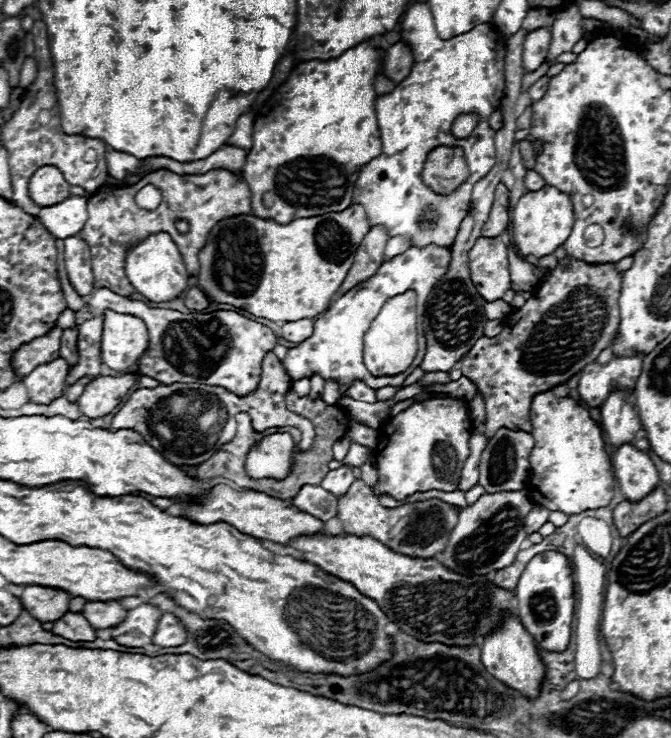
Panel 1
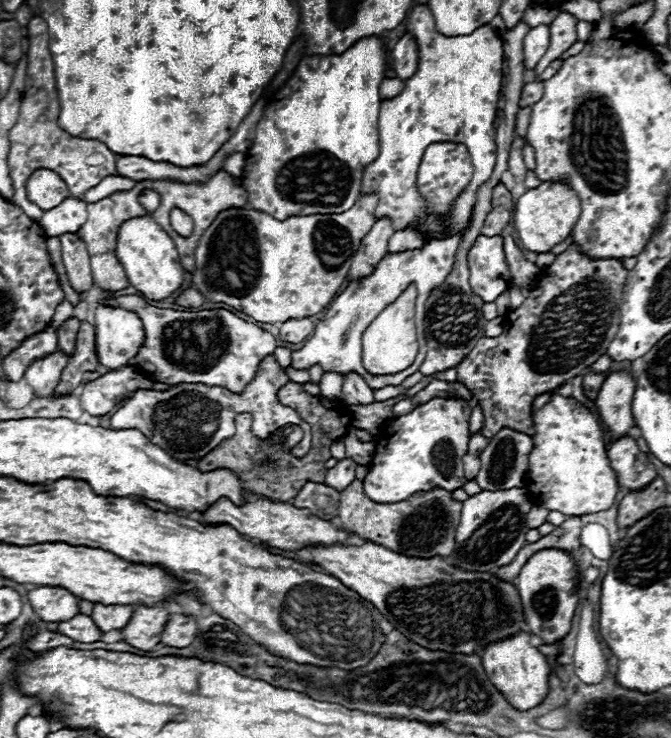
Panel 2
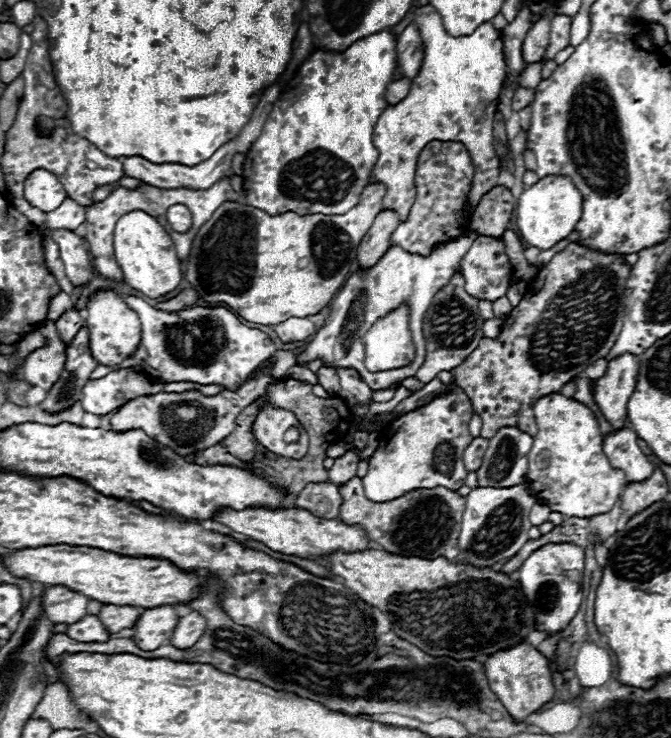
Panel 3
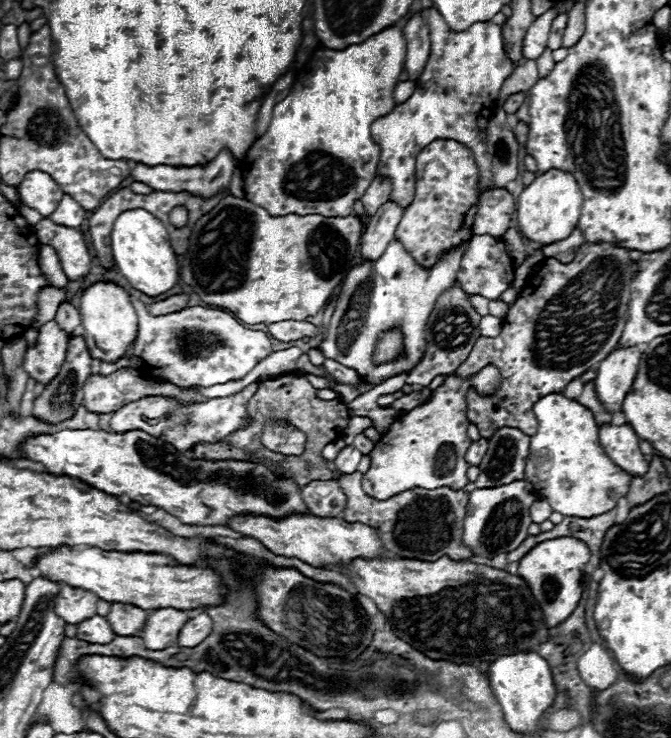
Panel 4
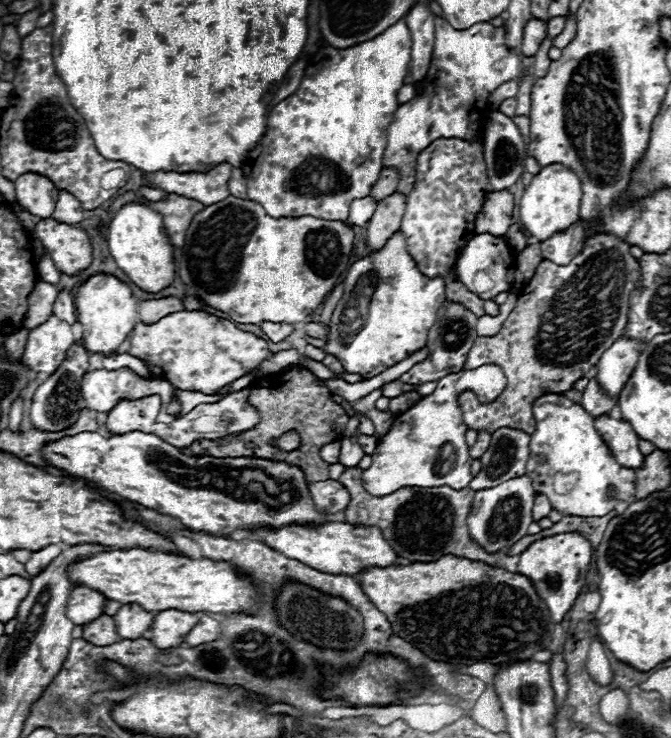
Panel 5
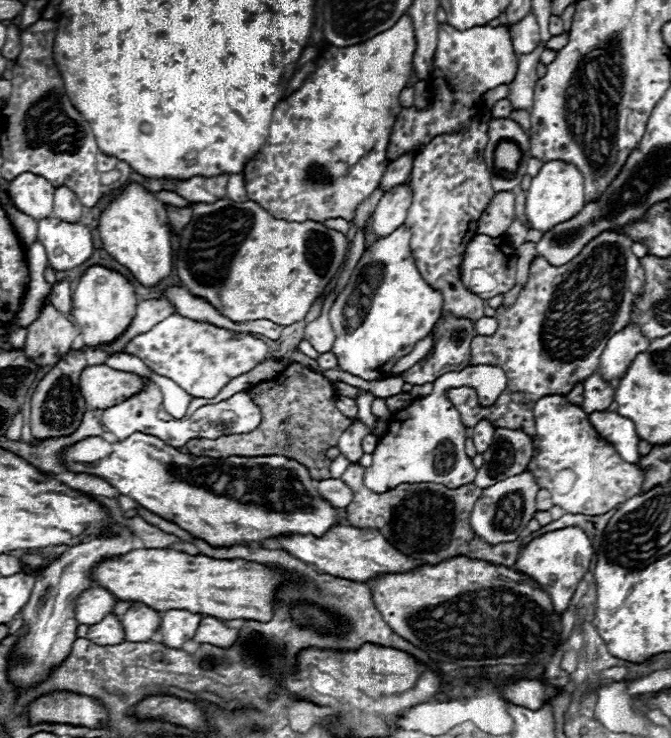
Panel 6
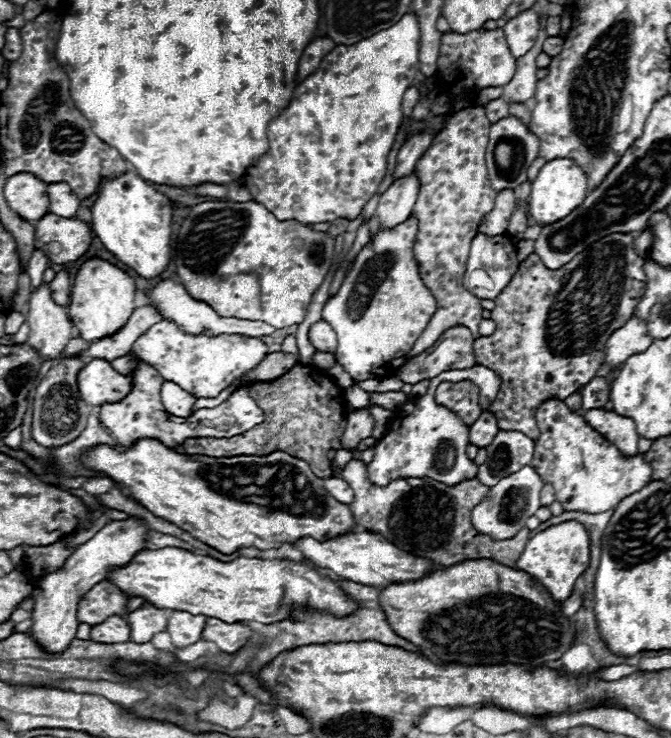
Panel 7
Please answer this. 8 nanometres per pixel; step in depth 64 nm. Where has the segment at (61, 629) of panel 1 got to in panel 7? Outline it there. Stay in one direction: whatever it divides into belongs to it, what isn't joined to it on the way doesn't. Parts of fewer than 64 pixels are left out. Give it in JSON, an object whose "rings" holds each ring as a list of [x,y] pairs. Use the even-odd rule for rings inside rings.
{"rings":[[[122,616],[106,618],[104,622],[92,626],[90,630],[90,640],[94,642],[118,644],[118,642],[128,642],[128,638],[130,638],[130,628]]]}

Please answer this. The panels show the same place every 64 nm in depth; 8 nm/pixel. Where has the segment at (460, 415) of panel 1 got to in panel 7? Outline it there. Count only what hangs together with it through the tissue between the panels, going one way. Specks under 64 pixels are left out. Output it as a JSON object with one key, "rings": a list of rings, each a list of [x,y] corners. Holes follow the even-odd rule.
{"rings":[[[472,366],[466,370],[448,370],[430,380],[428,394],[410,400],[404,406],[398,406],[392,414],[388,432],[374,446],[374,460],[368,464],[368,480],[376,486],[388,486],[400,478],[432,478],[444,482],[446,486],[456,486],[464,480],[476,478],[478,466],[466,456],[468,430],[452,410],[434,402],[434,392],[440,382],[462,382],[470,380],[479,388],[479,405],[486,411],[495,400],[501,379],[494,370],[486,366]]]}

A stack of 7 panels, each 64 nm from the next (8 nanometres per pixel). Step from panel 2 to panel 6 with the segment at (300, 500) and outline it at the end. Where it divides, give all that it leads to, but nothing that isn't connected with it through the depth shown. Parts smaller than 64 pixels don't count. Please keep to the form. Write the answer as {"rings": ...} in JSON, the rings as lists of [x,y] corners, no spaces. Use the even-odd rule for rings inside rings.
{"rings":[[[328,478],[318,482],[318,492],[324,500],[328,500],[334,508],[346,508],[352,502],[352,490],[338,480],[338,478]]]}

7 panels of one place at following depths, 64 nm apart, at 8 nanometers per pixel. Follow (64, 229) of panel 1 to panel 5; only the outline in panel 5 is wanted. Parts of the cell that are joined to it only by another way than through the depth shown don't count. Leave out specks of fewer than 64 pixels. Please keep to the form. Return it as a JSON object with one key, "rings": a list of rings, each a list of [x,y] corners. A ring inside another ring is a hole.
{"rings":[[[60,190],[60,196],[58,196],[58,202],[56,202],[56,210],[52,214],[52,218],[60,224],[70,224],[70,226],[76,226],[84,220],[82,216],[82,206],[80,202],[66,190]]]}

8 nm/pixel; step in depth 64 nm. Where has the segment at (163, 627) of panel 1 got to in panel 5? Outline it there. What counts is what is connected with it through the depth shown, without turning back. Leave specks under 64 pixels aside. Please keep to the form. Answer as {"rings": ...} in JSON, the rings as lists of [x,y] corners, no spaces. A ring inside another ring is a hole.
{"rings":[[[204,614],[204,616],[196,622],[196,626],[186,634],[184,642],[186,642],[188,646],[198,646],[198,644],[204,644],[204,642],[212,642],[212,640],[216,640],[216,638],[220,638],[218,622],[216,622],[214,618],[210,618],[210,616]]]}

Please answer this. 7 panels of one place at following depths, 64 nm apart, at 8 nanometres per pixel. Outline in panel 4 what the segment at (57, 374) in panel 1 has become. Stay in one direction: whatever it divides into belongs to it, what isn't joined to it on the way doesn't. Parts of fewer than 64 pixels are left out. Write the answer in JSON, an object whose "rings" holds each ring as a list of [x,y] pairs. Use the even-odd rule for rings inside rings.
{"rings":[[[56,320],[42,324],[38,330],[38,344],[28,348],[24,356],[26,374],[38,384],[48,386],[64,364],[68,340],[70,338],[58,328]]]}

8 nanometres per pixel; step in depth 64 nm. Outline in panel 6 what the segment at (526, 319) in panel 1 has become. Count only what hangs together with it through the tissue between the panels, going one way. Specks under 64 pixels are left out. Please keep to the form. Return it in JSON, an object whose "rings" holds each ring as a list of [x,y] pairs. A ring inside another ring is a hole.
{"rings":[[[604,232],[564,266],[552,266],[536,256],[530,278],[510,308],[498,308],[498,330],[492,336],[476,336],[470,350],[470,366],[502,366],[508,378],[506,392],[492,406],[478,406],[476,398],[454,398],[464,426],[490,420],[496,428],[536,434],[532,406],[548,394],[568,394],[578,382],[598,370],[600,354],[612,334],[630,324],[632,304],[644,288],[644,270],[630,250],[632,240],[618,232]]]}

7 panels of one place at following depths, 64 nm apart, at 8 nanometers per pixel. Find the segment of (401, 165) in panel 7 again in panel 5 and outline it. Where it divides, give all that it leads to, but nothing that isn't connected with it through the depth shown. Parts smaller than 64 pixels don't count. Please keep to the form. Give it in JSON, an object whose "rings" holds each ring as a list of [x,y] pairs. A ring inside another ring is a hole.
{"rings":[[[382,170],[380,172],[380,180],[376,180],[376,184],[370,190],[370,196],[376,202],[380,202],[380,200],[384,200],[386,196],[390,196],[396,190],[396,184],[398,184],[396,170]]]}

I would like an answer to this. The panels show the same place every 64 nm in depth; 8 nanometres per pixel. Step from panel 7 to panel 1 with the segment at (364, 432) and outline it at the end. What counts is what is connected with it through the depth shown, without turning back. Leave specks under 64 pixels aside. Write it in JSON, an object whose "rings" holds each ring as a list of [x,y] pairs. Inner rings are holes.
{"rings":[[[340,466],[340,468],[336,468],[336,470],[330,470],[330,472],[324,476],[324,480],[322,480],[320,486],[340,498],[340,496],[344,496],[344,494],[348,492],[350,484],[354,482],[352,470],[354,470],[352,466]]]}

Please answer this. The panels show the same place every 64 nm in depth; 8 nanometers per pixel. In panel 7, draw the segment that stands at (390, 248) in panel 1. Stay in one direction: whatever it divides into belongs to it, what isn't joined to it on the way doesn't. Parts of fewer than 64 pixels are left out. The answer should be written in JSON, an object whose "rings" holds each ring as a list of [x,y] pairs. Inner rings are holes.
{"rings":[[[466,108],[456,114],[442,132],[438,132],[432,140],[432,146],[420,156],[414,166],[414,174],[420,180],[420,190],[416,204],[412,208],[412,216],[418,218],[418,232],[414,242],[414,258],[418,262],[420,276],[424,284],[432,290],[438,300],[438,310],[430,320],[424,334],[416,340],[414,348],[408,352],[406,362],[416,354],[428,350],[438,336],[456,324],[468,326],[472,336],[478,338],[478,322],[482,320],[480,298],[468,292],[462,286],[464,266],[470,250],[472,238],[478,234],[480,220],[492,210],[496,192],[490,186],[484,152],[488,144],[488,118],[484,108]]]}

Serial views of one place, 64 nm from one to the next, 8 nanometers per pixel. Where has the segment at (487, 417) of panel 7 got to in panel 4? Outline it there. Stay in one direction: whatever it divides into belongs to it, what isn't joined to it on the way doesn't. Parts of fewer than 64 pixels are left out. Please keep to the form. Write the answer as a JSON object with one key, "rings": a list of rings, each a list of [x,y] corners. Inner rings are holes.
{"rings":[[[480,438],[480,440],[476,440],[476,442],[470,444],[470,448],[468,448],[468,452],[466,452],[464,458],[466,458],[466,462],[470,466],[480,466],[486,450],[488,450],[488,440],[486,438]]]}

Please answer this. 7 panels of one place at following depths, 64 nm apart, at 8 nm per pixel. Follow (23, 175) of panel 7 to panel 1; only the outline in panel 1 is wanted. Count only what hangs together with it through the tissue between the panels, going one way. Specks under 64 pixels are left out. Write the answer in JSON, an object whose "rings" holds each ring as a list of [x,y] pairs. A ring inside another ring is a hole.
{"rings":[[[42,166],[38,168],[28,184],[30,198],[40,206],[54,206],[58,202],[64,202],[70,196],[70,184],[62,176],[62,172],[56,166]]]}

